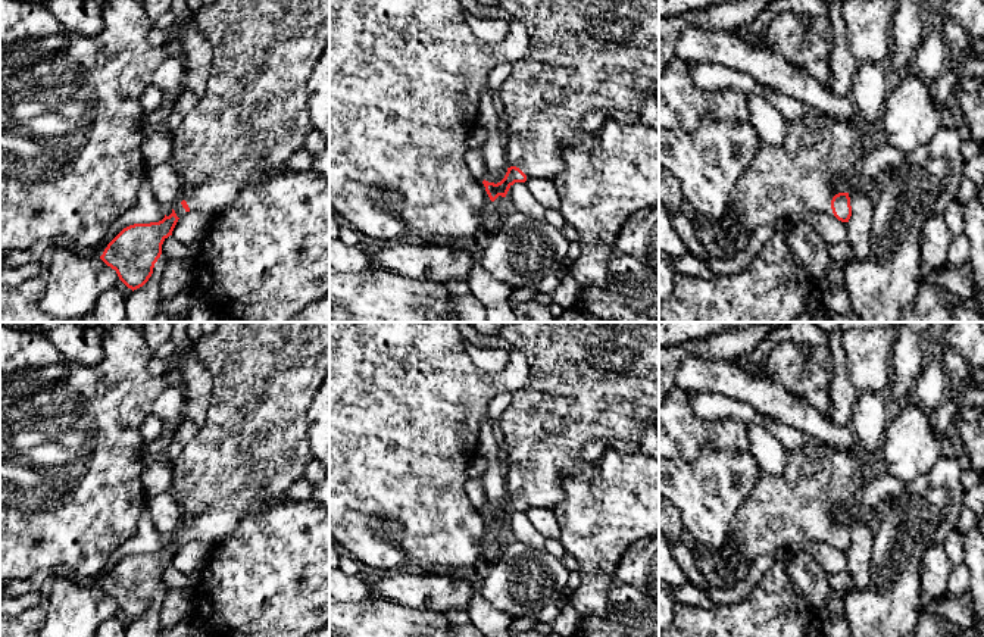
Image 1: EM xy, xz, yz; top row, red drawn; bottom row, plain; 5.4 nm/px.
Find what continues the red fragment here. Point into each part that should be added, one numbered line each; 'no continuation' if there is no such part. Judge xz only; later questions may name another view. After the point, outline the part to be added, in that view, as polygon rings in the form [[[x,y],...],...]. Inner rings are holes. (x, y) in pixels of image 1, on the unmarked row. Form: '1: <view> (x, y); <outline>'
1: xz (593, 386); [[[499,322],[499,332],[525,356],[530,366],[527,384],[512,393],[512,402],[499,419],[505,437],[507,497],[519,497],[527,509],[553,510],[565,497],[565,477],[597,477],[597,462],[606,450],[635,452],[643,433],[656,425],[659,322]]]

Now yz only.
1: yz (800, 505); [[[834,444],[806,446],[787,450],[780,474],[763,472],[757,466],[757,481],[750,496],[741,503],[730,524],[730,534],[721,549],[712,550],[702,543],[691,552],[699,572],[712,587],[732,587],[734,574],[743,562],[769,555],[777,549],[797,549],[805,544],[833,543],[831,530],[838,522],[847,522],[841,509],[853,502],[865,487],[868,456],[860,449],[846,449]]]

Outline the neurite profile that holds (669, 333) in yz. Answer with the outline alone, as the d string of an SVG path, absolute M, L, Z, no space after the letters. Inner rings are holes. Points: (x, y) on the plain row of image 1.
M659 322L659 347L677 346L709 334L744 330L755 322Z

